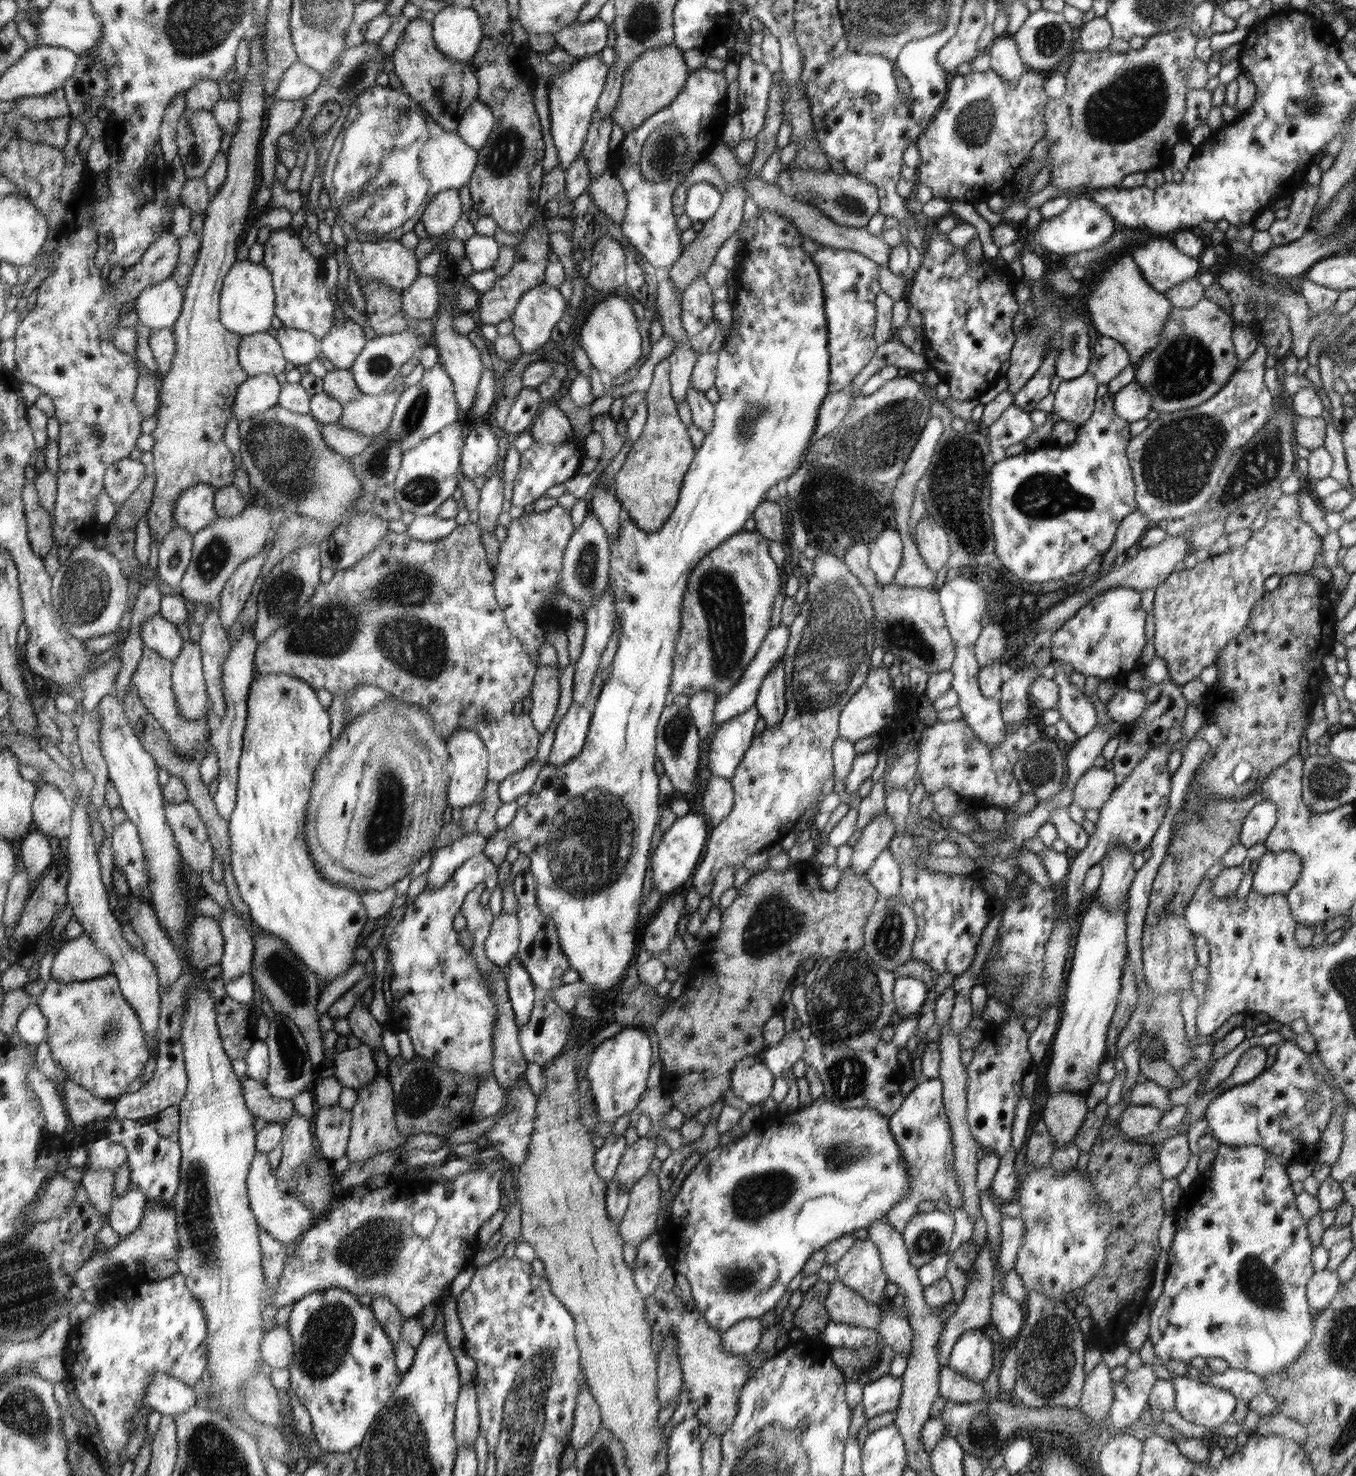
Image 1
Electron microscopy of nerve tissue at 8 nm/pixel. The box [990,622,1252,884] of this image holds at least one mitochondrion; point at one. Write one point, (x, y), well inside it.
(1038, 769)

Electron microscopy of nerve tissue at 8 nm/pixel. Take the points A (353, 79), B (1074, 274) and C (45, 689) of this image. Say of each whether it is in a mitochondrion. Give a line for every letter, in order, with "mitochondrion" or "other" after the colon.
A: mitochondrion
B: other
C: other

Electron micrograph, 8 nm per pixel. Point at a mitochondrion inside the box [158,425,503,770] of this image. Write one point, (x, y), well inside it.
(414, 646)

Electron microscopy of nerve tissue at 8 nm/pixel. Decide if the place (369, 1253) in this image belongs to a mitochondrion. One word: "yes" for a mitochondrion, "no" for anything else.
yes

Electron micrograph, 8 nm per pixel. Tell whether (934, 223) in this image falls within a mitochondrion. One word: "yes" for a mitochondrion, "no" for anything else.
no

